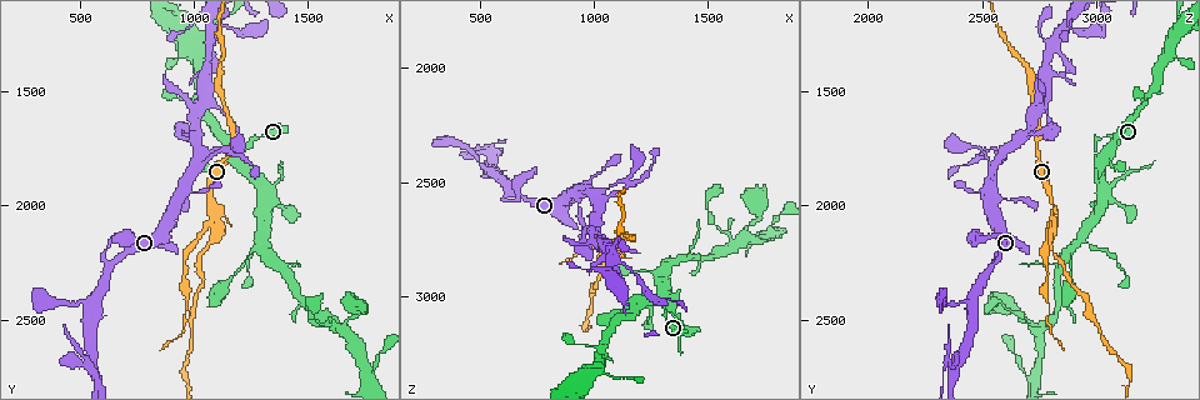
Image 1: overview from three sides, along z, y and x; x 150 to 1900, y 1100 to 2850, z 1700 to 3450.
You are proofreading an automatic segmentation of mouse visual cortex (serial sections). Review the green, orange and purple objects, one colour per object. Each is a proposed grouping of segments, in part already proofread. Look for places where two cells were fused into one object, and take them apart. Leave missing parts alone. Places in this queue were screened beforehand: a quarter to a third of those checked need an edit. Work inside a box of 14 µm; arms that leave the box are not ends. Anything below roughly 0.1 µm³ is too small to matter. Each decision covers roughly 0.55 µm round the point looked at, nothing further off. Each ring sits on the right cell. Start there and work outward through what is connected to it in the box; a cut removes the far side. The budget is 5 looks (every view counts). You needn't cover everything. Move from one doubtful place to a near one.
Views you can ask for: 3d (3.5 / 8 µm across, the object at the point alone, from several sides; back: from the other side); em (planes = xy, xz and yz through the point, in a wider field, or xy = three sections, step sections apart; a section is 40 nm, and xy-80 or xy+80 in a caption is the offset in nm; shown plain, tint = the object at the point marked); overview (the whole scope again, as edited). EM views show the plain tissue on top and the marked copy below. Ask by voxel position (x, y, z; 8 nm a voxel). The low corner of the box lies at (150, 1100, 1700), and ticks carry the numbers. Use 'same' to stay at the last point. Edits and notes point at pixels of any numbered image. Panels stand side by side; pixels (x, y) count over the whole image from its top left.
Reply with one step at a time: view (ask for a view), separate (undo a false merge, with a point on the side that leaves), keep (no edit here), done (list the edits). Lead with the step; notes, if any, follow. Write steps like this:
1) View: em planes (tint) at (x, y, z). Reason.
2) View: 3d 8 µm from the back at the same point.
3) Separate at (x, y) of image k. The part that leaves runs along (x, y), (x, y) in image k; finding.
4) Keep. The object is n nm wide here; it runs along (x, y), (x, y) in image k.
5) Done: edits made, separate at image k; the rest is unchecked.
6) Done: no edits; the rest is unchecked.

View: 3d 3.5 µm from the back at (1100, 2090, 2810). Sudden change in width.

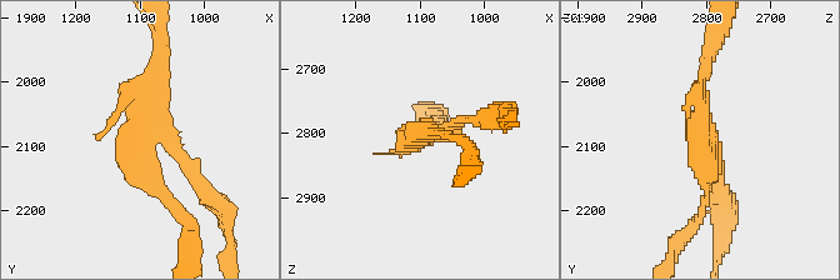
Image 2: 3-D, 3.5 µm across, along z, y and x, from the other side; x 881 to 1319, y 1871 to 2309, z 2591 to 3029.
View: em xy step 3 (tint) at (1100, 2085, 2805). Need the tissue.

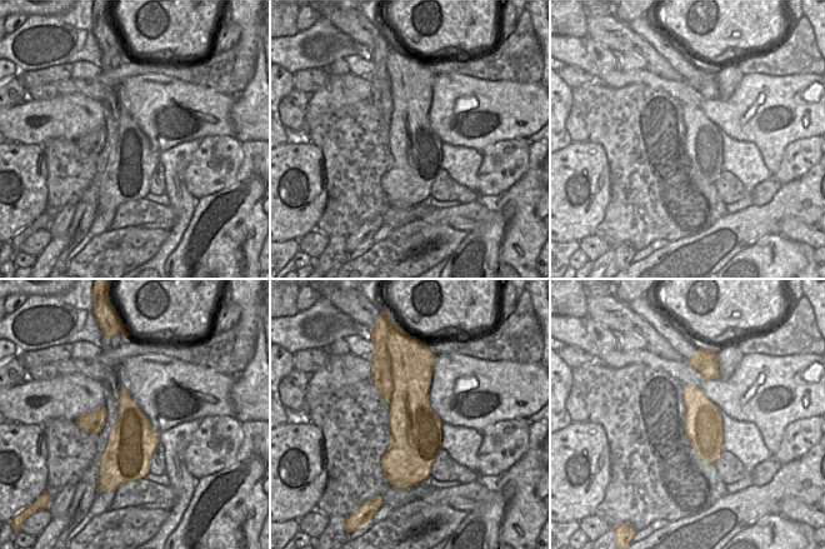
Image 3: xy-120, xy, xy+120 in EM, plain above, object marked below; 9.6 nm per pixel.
Separate at (194, 176) of image 2. Two cells meet here.

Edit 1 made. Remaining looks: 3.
View: overview. See it whole again.

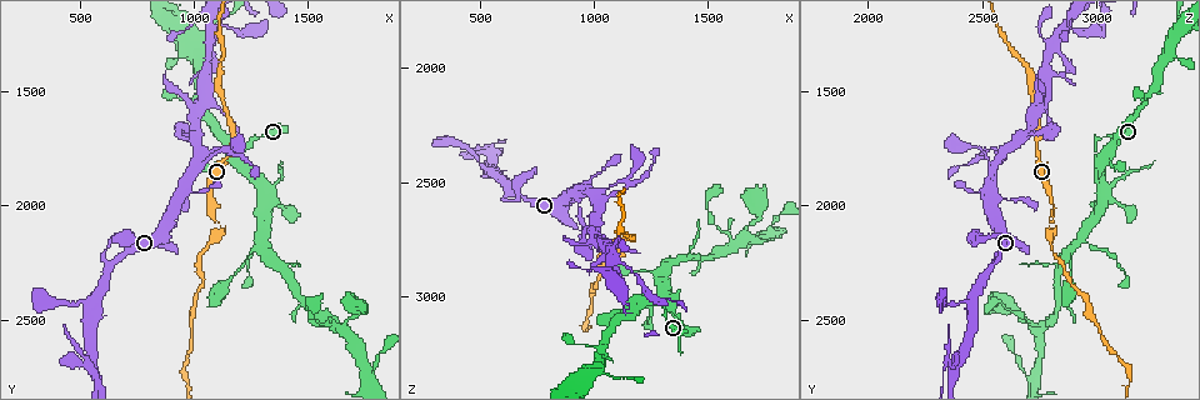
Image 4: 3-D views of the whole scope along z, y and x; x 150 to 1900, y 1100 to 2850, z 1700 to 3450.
View: 3d 3.5 µm at (1020, 1830, 2560). Two arms at a narrow angle.

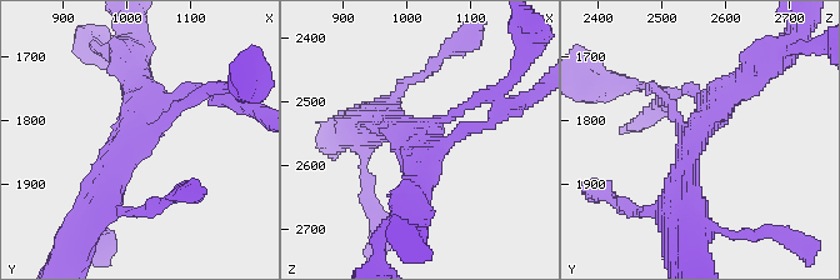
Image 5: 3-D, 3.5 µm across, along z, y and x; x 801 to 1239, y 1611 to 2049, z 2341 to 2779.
View: em xy step 3 (tint) at (1010, 1830, 2550). 4 arms meet here; the arms are 150, 200, 400, 400 nm wide.

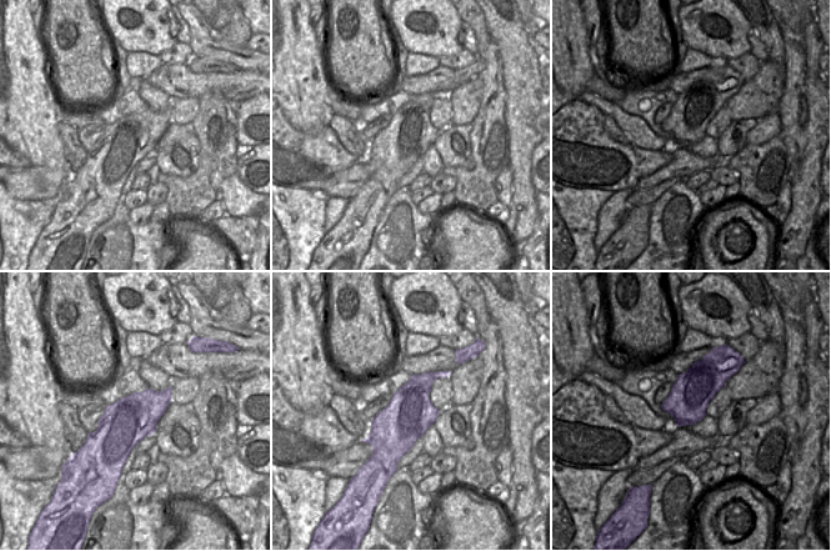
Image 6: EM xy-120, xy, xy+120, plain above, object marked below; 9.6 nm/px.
Keep. It runs along (685, 208), (691, 143), (749, 78) in image 5; continuous, no second cell.

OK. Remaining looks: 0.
Done: edits made, separate at image 2; the rest is unchecked.

